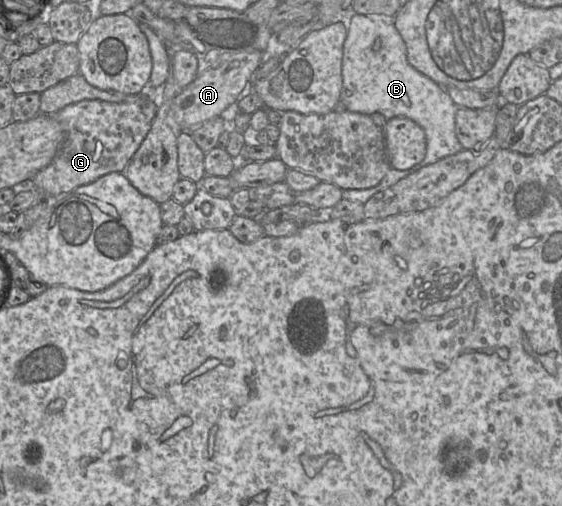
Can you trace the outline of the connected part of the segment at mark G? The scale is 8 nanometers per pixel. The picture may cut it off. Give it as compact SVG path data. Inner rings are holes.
M148 86L145 90L143 90L140 94L134 94L137 96L135 100L125 100L123 103L112 103L112 102L106 102L101 100L82 100L80 102L70 104L60 111L54 113L51 115L54 120L56 120L60 126L62 127L64 131L64 141L61 143L60 148L58 149L55 157L53 158L52 162L46 166L44 169L39 171L33 178L33 185L34 188L38 191L40 191L45 196L46 199L56 199L57 197L60 197L62 195L71 193L73 190L78 188L81 185L85 185L88 183L91 183L98 178L109 174L111 172L124 172L125 168L127 167L130 159L133 157L135 152L140 147L141 143L145 139L146 135L150 131L152 127L153 120L156 116L157 110L159 108L159 91L158 89L148 89Z

